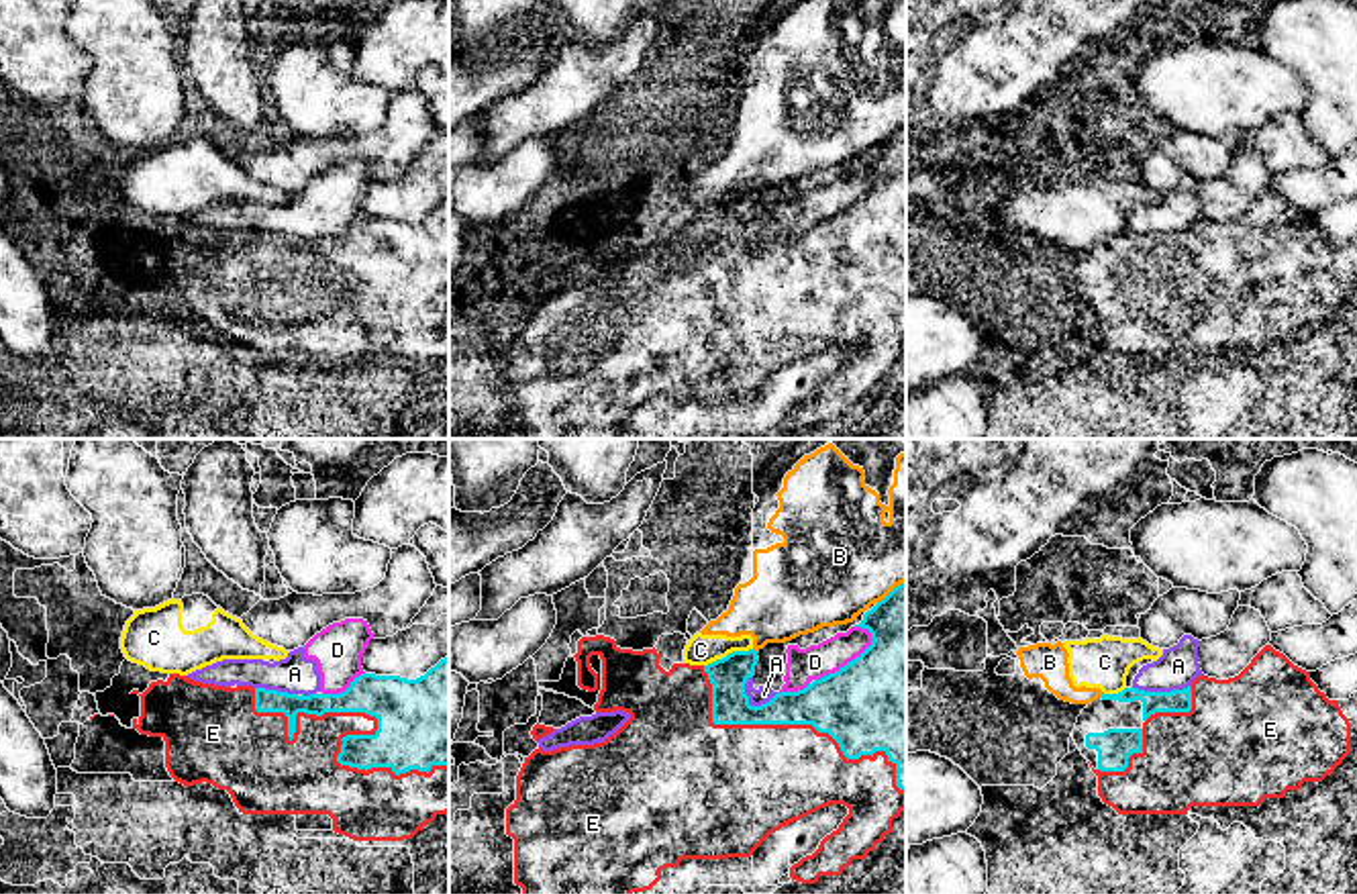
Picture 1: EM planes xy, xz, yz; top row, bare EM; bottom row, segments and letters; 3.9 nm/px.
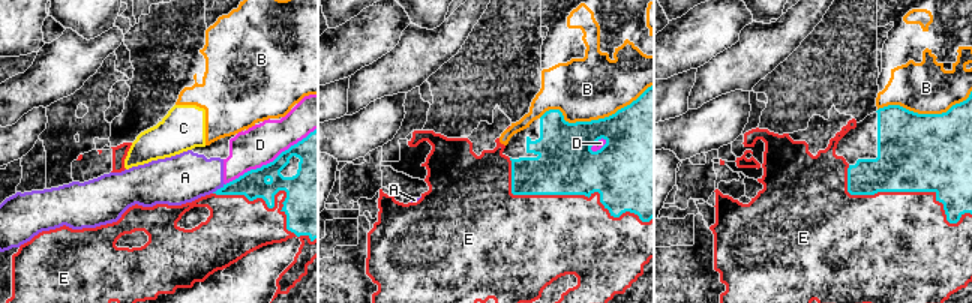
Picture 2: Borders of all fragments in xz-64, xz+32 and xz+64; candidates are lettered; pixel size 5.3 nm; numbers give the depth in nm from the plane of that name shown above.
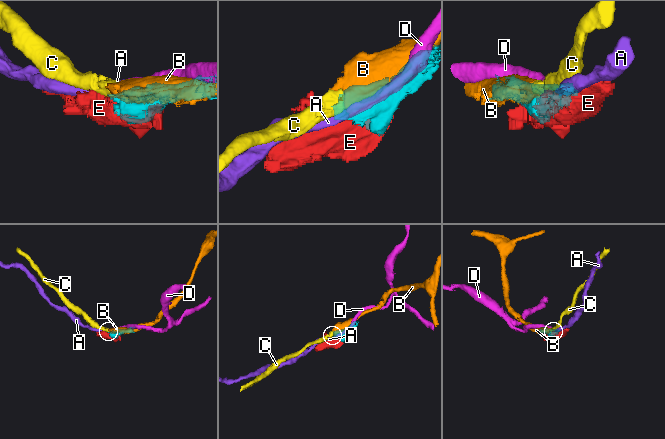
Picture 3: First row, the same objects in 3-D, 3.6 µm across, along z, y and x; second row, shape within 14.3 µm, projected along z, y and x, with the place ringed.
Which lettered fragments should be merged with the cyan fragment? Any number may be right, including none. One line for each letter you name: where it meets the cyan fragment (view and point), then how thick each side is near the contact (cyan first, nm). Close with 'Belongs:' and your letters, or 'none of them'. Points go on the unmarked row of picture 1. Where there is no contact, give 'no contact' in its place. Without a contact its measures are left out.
E: xy (378, 264) | 360/180 nm
Belongs: E

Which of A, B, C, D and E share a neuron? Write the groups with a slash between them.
A D / B C / E

